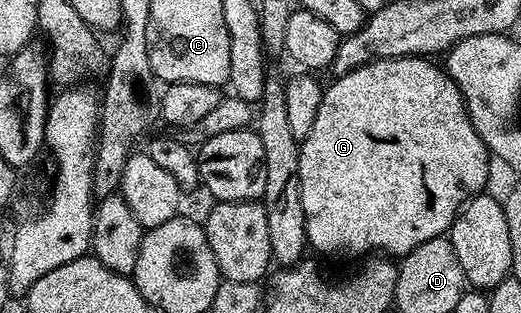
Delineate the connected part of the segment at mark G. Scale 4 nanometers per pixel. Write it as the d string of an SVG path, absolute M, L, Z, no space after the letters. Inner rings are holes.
M425 56L378 58L376 62L368 62L351 72L334 77L334 82L324 87L315 124L311 124L311 132L299 142L299 196L303 204L305 231L310 240L343 242L359 247L362 252L384 252L389 256L404 256L427 240L442 237L461 213L461 207L474 194L480 194L488 187L485 185L489 182L489 162L491 163L489 147L471 124L469 115L465 112L465 101L453 78L445 73L438 63L436 66L433 62L436 61Z

